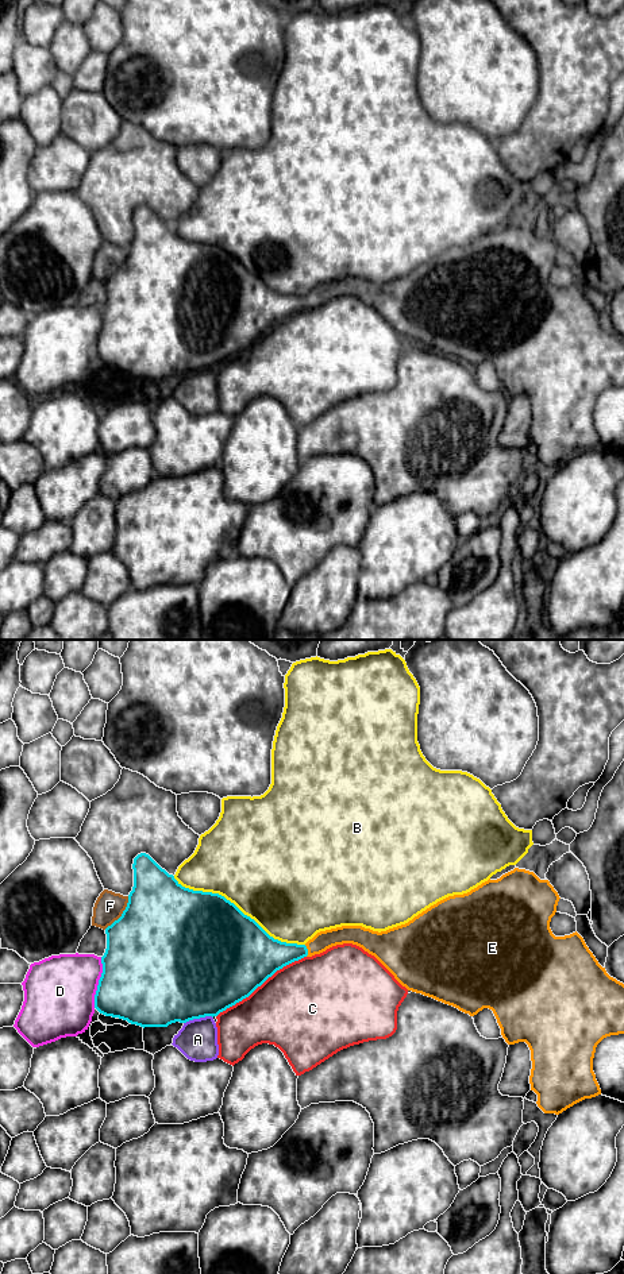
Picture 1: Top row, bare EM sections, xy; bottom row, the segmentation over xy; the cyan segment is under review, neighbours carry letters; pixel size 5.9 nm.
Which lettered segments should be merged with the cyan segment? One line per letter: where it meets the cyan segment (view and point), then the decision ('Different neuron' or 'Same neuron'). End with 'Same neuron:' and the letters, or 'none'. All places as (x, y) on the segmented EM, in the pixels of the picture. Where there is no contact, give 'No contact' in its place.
A: Touches cyan at xy (197, 1018). Different neuron
B: Touches cyan at xy (239, 910). Different neuron
C: Touches cyan at xy (261, 984). Different neuron
D: Touches cyan at xy (99, 983). Different neuron
E: Touches cyan at xy (307, 950). Same neuron
F: Touches cyan at xy (122, 914). Different neuron
Same neuron: E

